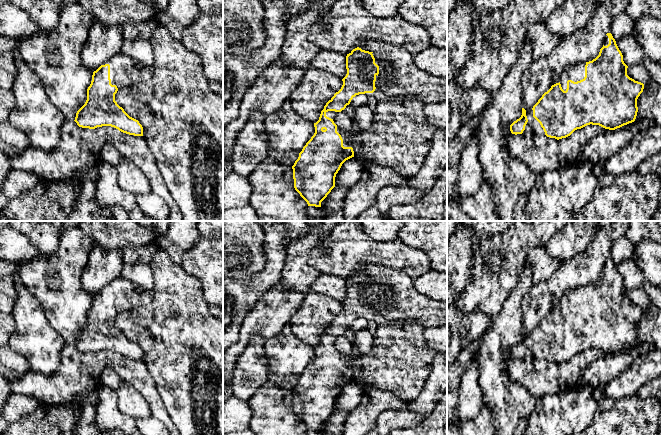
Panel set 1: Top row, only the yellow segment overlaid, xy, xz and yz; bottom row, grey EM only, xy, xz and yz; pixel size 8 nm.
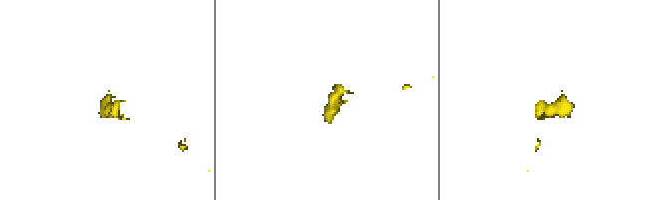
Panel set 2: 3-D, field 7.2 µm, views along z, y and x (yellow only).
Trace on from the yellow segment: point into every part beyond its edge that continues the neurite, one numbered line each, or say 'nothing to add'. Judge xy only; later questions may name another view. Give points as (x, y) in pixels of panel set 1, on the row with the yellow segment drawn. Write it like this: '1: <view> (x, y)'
1: xy (124, 71)

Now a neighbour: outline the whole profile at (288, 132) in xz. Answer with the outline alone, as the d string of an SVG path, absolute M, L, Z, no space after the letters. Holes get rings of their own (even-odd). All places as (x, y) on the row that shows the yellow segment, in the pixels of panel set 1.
M289 99L277 111L265 117L264 126L268 136L268 160L291 167L298 159L303 147L315 133L314 124L297 113Z

